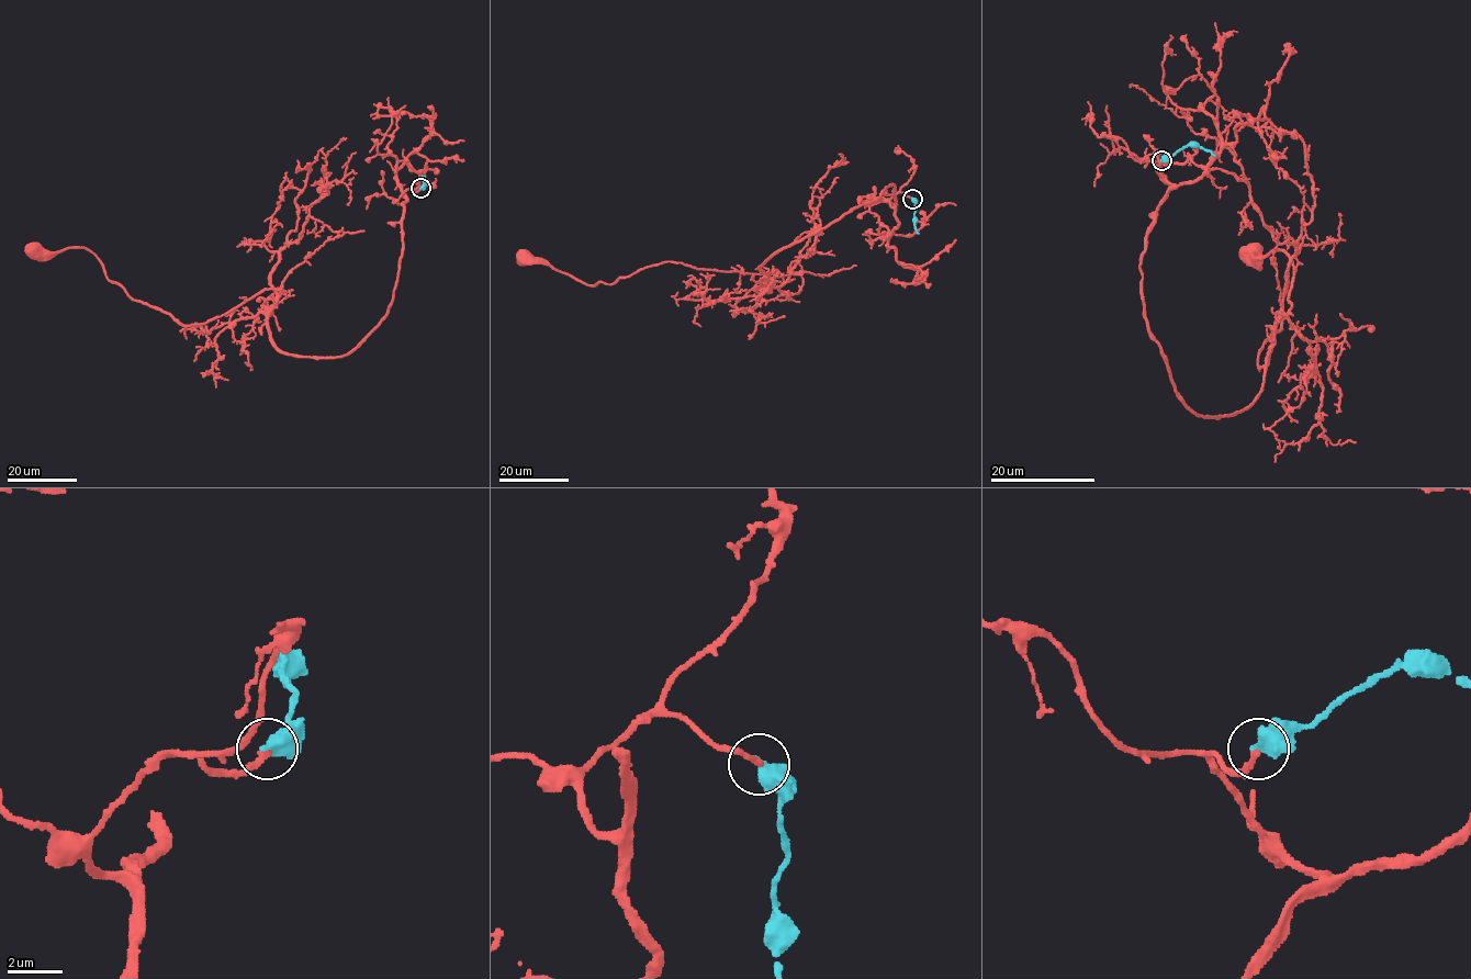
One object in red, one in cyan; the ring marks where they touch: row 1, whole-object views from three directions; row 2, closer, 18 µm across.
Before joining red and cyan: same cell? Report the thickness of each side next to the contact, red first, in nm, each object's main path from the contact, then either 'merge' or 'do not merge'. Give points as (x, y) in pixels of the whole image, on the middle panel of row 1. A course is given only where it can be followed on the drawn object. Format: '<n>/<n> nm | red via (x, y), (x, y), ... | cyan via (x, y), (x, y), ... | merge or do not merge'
240/650 nm | red via (912, 198), (898, 192), (893, 206), (889, 186), (777, 251), (765, 276), (663, 261), (586, 284), (526, 257) | cyan via (912, 198), (913, 225), (918, 234) | merge

